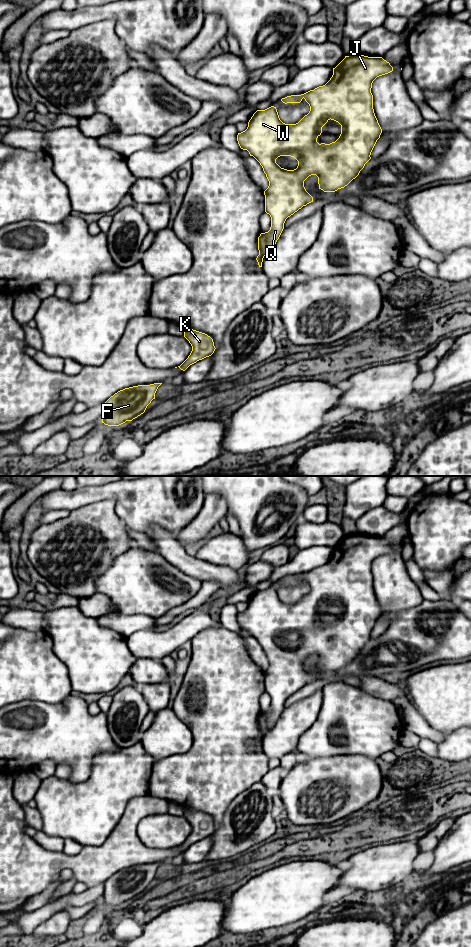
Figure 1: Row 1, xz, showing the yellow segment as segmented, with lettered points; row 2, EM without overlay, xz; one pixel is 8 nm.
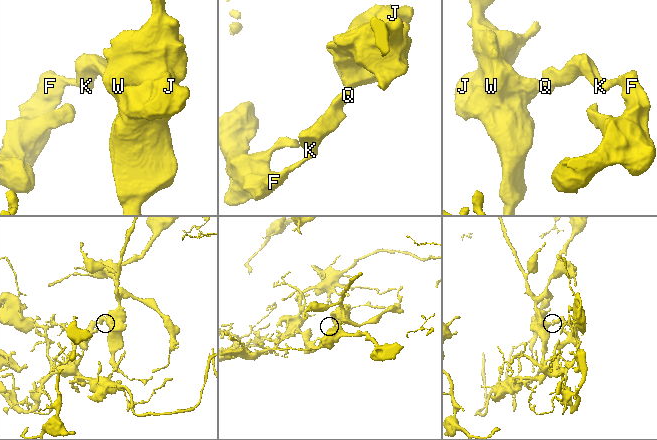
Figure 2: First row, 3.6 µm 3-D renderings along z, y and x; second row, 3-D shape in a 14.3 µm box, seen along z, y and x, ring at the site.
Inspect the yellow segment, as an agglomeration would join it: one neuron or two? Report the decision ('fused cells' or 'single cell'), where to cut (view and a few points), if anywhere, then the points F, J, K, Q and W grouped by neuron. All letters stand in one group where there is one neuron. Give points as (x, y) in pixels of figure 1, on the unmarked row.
fused cells | xz (262, 713), (265, 719), (265, 726), (269, 730) | F K / J Q W

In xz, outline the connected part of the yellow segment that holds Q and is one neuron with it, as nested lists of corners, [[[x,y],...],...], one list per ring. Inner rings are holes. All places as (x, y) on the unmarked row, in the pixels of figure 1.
[[[359,533],[345,536],[333,548],[333,555],[325,565],[301,575],[281,579],[287,584],[300,583],[304,578],[309,584],[309,593],[298,603],[283,603],[276,587],[271,586],[265,590],[257,590],[249,600],[247,609],[238,613],[237,621],[240,628],[247,630],[250,636],[260,643],[269,661],[264,675],[265,692],[271,697],[271,707],[268,712],[263,713],[269,731],[279,719],[286,699],[313,682],[313,677],[304,667],[304,661],[309,656],[318,657],[319,669],[324,672],[335,672],[355,659],[371,639],[371,632],[382,613],[373,589],[372,563],[377,557],[392,551],[393,547],[382,537],[368,537]],[[330,599],[341,605],[341,614],[335,622],[319,624],[317,618],[322,613],[322,607]],[[280,636],[294,637],[298,641],[297,648],[281,648],[276,643]]]

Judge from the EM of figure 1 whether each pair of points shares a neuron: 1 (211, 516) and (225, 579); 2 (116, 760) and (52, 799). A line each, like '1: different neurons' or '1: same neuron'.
1: different neurons
2: same neuron

